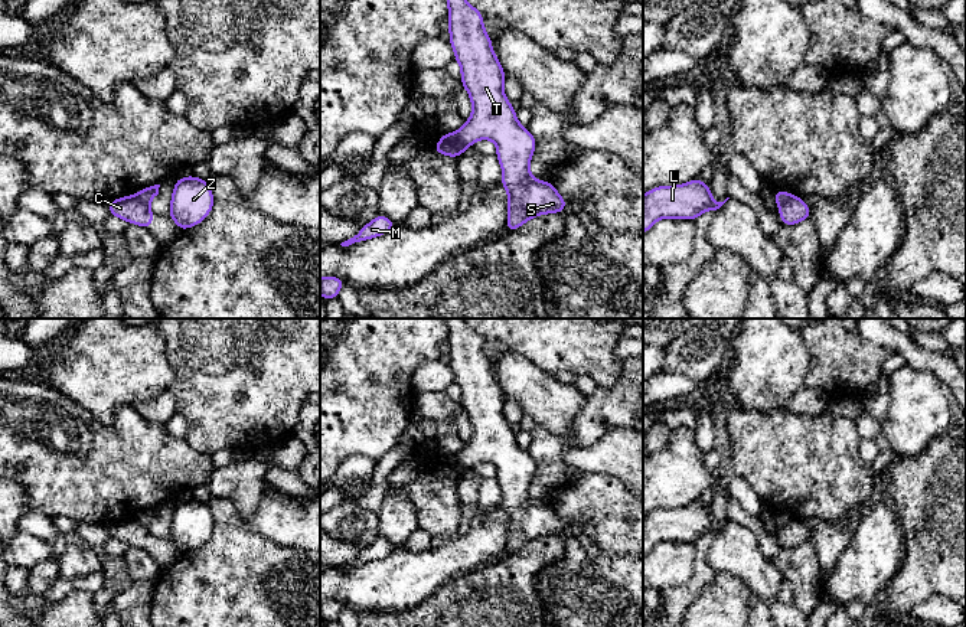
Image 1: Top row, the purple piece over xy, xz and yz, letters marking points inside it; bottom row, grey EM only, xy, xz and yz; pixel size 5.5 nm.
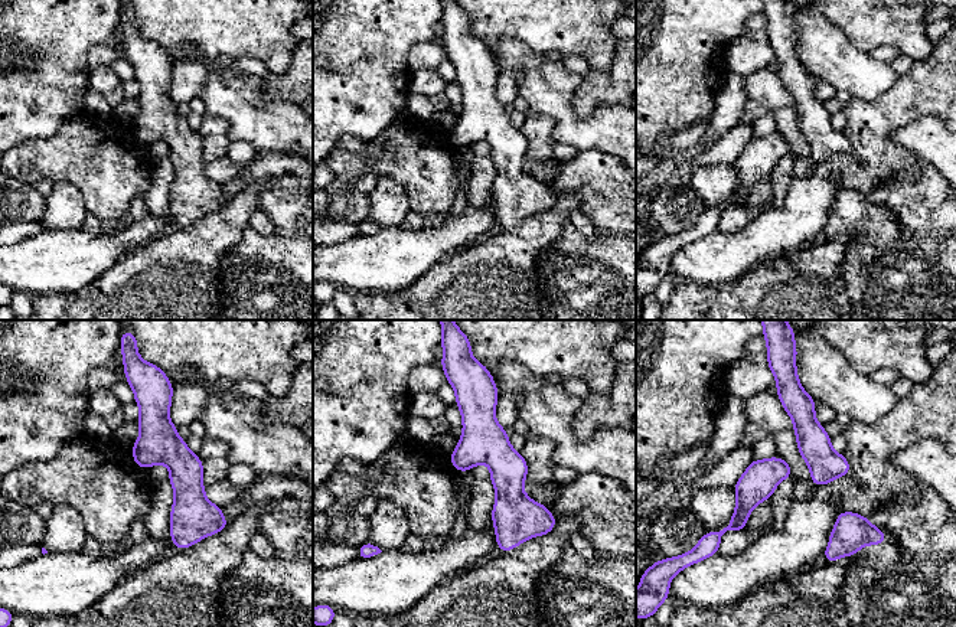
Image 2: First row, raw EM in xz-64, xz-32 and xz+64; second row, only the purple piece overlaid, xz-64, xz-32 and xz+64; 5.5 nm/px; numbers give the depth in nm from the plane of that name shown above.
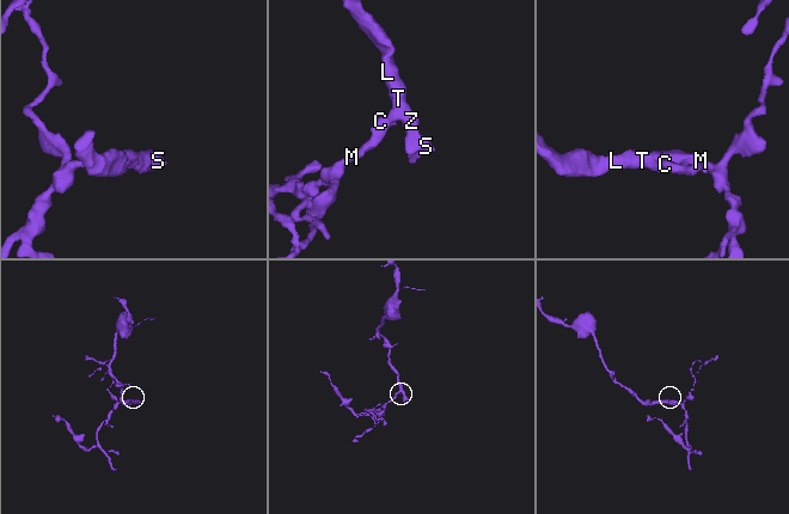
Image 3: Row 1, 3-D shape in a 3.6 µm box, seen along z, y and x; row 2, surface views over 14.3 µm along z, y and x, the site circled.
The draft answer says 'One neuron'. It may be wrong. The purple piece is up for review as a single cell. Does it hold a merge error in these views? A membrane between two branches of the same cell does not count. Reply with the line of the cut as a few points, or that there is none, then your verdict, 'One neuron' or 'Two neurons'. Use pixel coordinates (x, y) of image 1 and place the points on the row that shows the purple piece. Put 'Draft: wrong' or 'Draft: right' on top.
Draft: wrong
Split along xz (454, 133), (467, 146). Two neurons

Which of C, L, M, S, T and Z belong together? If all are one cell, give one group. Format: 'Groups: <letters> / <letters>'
Groups: C M / L S T Z

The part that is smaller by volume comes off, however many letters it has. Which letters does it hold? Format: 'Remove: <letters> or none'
Remove: C, M

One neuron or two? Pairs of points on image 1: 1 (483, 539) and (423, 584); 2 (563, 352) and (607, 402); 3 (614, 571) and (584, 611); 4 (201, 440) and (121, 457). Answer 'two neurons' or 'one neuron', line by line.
1: one neuron
2: two neurons
3: one neuron
4: two neurons

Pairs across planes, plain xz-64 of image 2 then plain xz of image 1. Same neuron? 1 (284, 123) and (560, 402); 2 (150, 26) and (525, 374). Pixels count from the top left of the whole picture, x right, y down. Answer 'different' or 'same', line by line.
1: same
2: different

